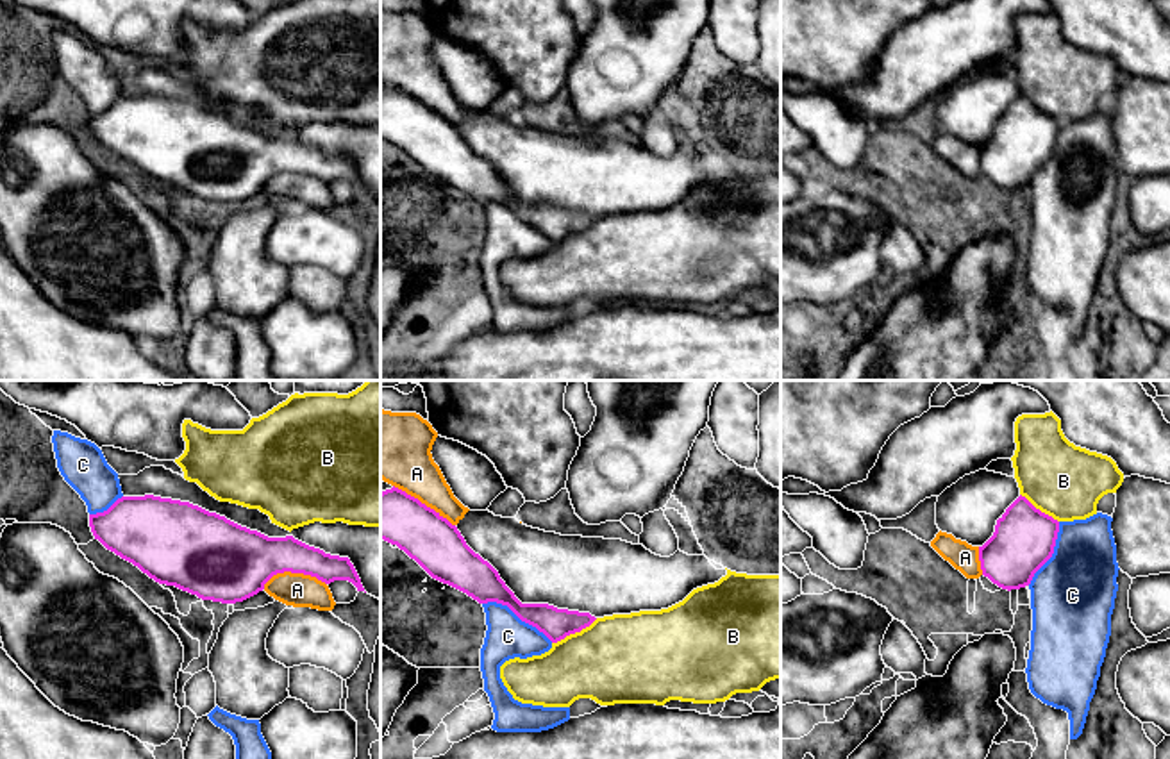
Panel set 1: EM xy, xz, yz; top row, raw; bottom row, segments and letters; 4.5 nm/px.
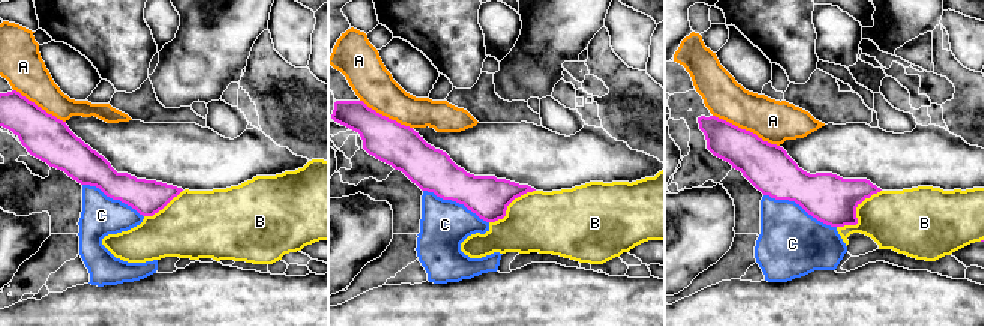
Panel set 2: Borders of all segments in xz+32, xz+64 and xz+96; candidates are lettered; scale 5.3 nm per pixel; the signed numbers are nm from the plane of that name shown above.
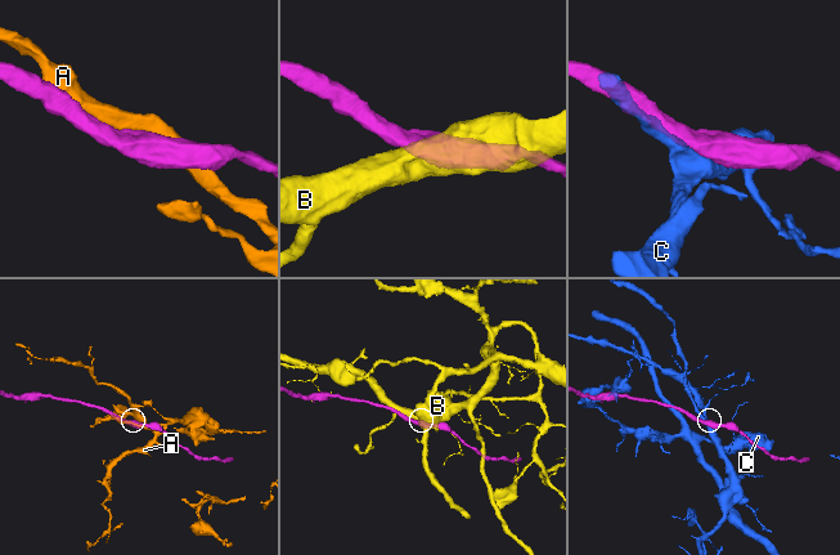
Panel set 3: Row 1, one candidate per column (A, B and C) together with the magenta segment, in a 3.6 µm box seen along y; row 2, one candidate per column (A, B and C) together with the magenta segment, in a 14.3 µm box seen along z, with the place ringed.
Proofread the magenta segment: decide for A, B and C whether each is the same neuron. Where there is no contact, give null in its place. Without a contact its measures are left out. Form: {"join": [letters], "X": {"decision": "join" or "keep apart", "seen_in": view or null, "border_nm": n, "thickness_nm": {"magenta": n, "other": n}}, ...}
{"join": [], "A": {"decision": "keep apart", "seen_in": "xy", "border_nm": 280, "thickness_nm": {"magenta": 300, "other": 150}}, "B": {"decision": "keep apart", "seen_in": "xz", "border_nm": 240, "thickness_nm": {"magenta": 140, "other": 400}}, "C": {"decision": "keep apart", "seen_in": "xz", "border_nm": 360, "thickness_nm": {"magenta": 170, "other": 190}}}

